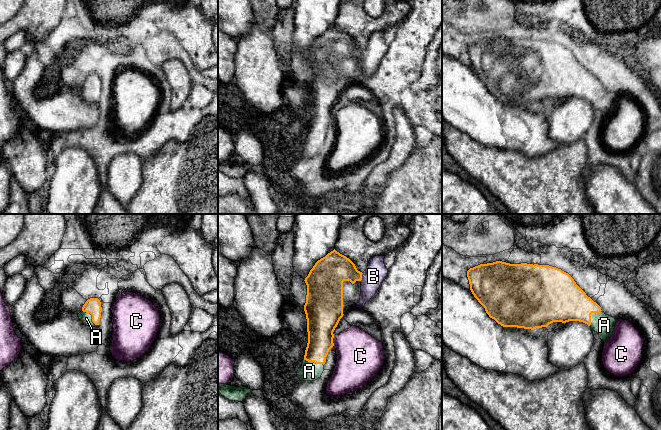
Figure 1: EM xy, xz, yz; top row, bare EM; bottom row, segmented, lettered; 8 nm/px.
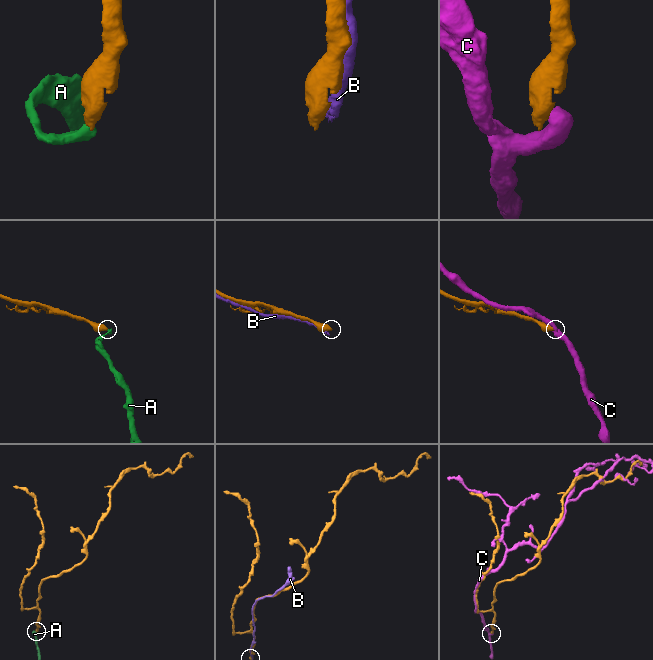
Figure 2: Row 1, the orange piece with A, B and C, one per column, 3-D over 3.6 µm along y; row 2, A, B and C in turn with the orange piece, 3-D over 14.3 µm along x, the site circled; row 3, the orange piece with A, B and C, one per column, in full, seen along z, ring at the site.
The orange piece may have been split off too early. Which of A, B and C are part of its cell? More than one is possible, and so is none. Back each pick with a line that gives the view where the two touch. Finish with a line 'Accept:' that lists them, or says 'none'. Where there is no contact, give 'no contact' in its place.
A: meets orange in yz
Accept: A

